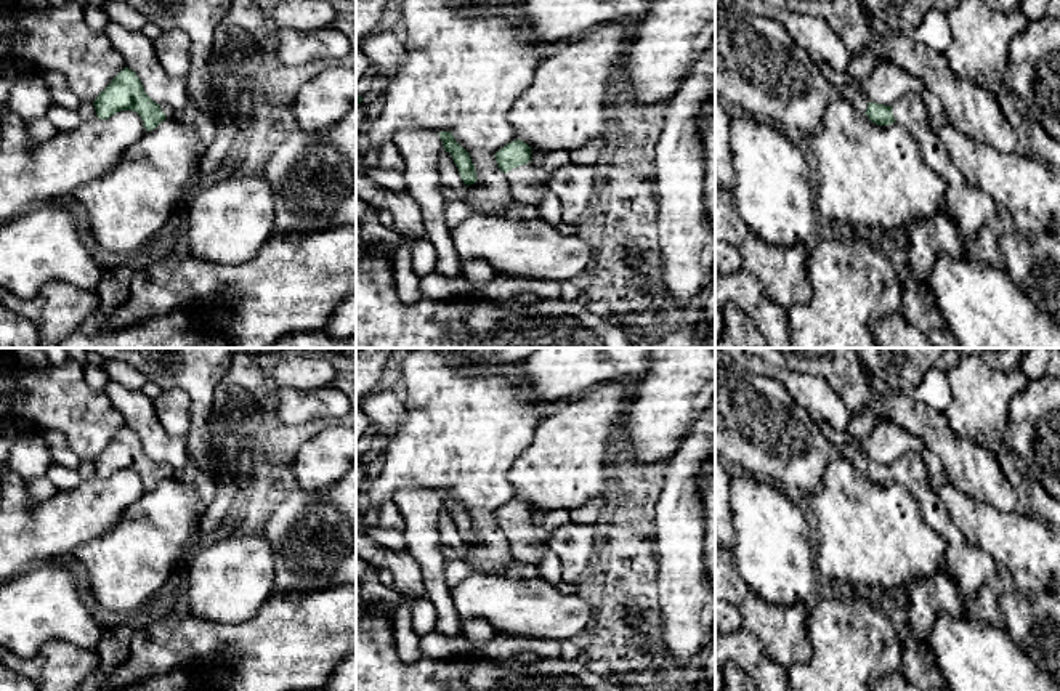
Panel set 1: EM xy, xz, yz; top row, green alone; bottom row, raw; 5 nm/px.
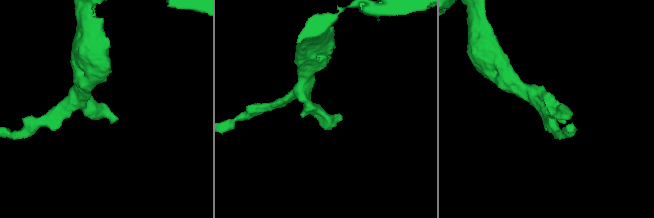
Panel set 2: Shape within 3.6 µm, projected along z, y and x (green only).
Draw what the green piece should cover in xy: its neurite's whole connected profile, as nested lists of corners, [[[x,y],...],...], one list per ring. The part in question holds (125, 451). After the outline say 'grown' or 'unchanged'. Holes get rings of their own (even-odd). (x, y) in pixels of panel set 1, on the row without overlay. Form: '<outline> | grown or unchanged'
[[[123,426],[93,460],[96,476],[109,478],[120,470],[136,471],[146,491],[154,489],[165,478],[176,478],[180,471],[170,465],[156,463],[143,449],[136,433]]] | grown

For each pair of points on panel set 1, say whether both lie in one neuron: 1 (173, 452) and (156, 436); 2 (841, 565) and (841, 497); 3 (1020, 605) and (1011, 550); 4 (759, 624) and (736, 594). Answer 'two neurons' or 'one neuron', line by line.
1: one neuron
2: one neuron
3: two neurons
4: one neuron

